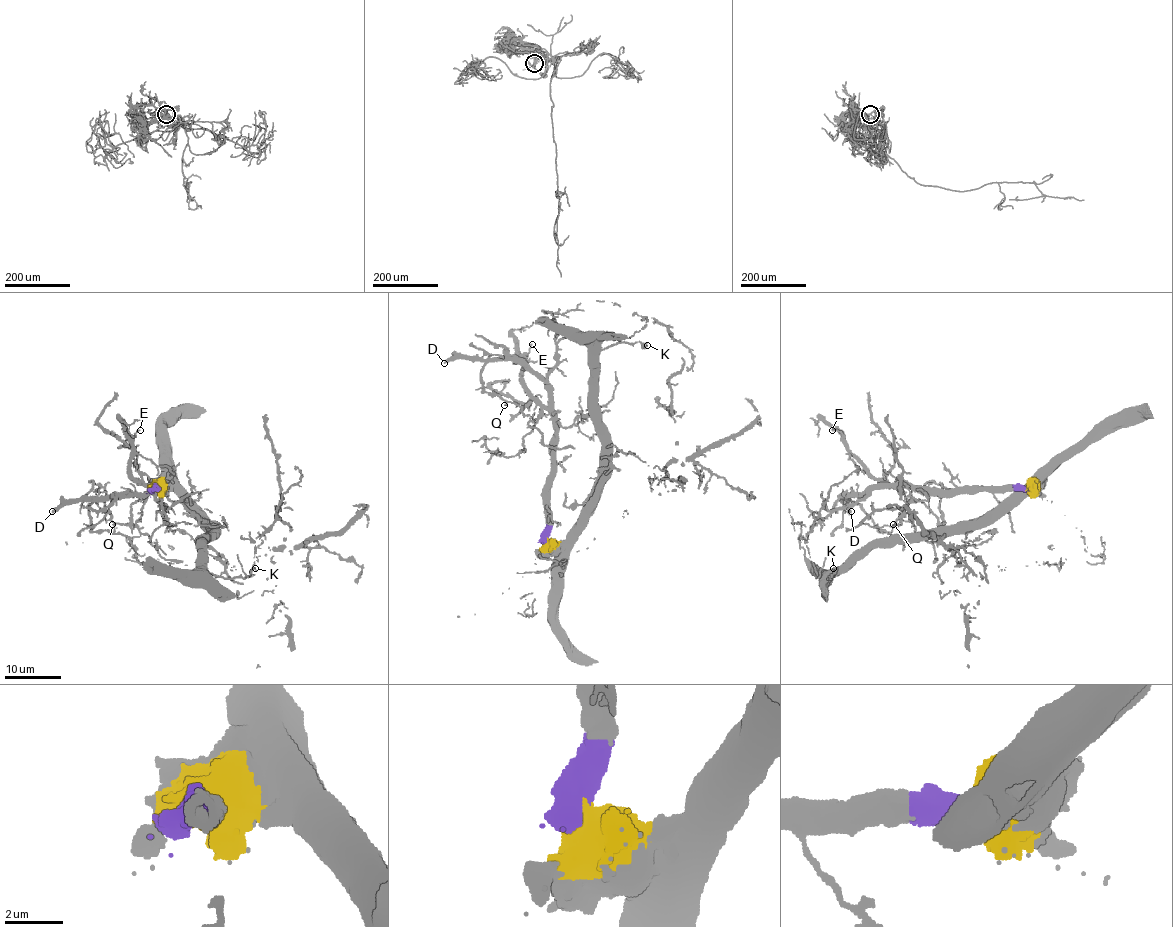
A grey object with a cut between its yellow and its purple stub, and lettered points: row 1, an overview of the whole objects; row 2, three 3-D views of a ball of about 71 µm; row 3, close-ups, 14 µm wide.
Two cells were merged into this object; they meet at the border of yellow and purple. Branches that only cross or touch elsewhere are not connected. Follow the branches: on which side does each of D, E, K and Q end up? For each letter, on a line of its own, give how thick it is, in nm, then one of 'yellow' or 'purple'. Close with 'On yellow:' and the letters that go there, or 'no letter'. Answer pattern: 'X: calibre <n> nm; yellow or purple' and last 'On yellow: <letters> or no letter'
D: calibre 320 nm; purple
E: calibre 130 nm; purple
K: calibre 170 nm; yellow
Q: calibre 130 nm; purple
On yellow: K

